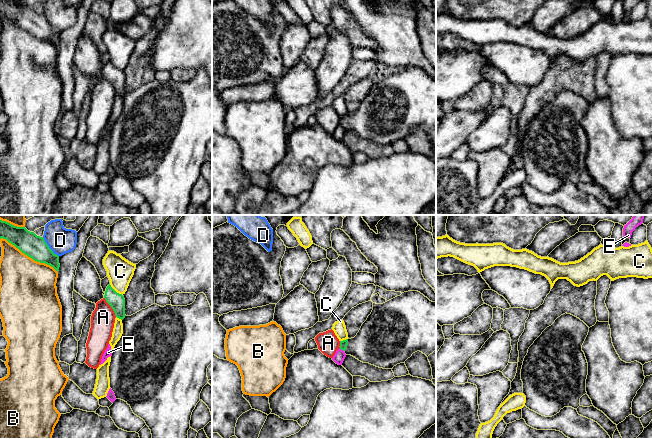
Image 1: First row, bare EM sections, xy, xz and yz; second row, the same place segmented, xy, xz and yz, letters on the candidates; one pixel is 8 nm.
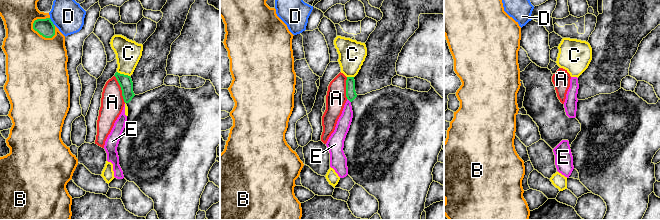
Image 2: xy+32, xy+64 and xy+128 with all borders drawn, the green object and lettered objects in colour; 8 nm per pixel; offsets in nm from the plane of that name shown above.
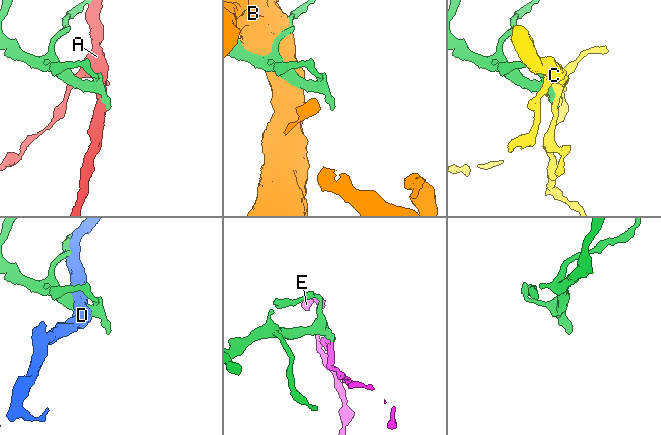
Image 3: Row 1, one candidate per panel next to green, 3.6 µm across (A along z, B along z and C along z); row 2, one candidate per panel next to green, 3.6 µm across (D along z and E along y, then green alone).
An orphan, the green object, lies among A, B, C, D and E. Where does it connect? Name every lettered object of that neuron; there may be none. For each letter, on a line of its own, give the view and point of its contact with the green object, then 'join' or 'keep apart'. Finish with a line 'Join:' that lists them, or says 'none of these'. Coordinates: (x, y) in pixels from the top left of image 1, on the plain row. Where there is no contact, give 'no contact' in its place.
A: contact xy (111, 83); keep apart
B: contact xy (29, 32); keep apart
C: contact xy (115, 67); keep apart
D: contact xy (48, 23); keep apart
E: contact xz (341, 125); keep apart
Join: none of these

